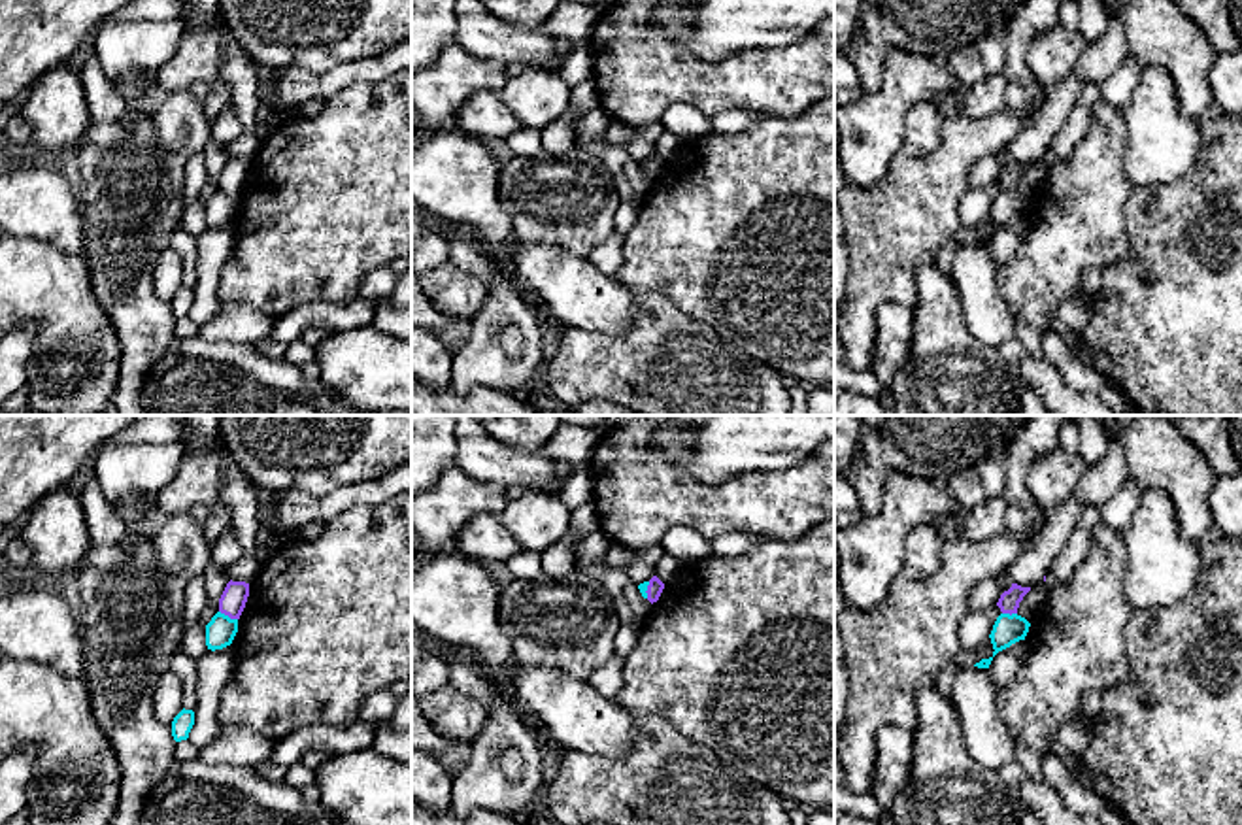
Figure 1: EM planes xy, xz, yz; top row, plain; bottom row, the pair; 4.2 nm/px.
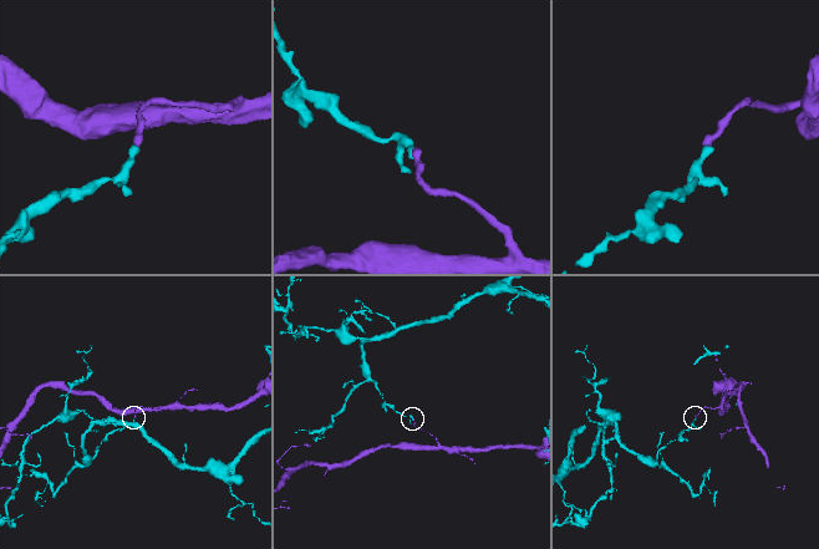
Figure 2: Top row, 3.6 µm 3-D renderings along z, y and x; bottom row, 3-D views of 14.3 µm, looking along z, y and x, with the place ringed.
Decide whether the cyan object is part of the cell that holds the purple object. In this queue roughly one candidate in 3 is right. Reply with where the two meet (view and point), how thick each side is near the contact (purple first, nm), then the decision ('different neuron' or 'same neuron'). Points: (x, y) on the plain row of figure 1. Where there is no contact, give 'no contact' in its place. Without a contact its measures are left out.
meets purple in xy at (229, 193); 110 nm thick on the purple side, 130 nm on the other; different neuron

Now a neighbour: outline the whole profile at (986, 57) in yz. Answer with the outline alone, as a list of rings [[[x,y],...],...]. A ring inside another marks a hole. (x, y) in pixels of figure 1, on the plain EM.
[[[993,26],[980,42],[955,51],[946,66],[957,77],[961,91],[982,79],[999,76],[1006,64],[1006,26]]]

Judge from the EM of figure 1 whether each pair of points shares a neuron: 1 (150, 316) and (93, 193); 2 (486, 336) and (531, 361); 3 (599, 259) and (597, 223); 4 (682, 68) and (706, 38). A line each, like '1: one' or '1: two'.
1: one
2: one
3: two
4: two

